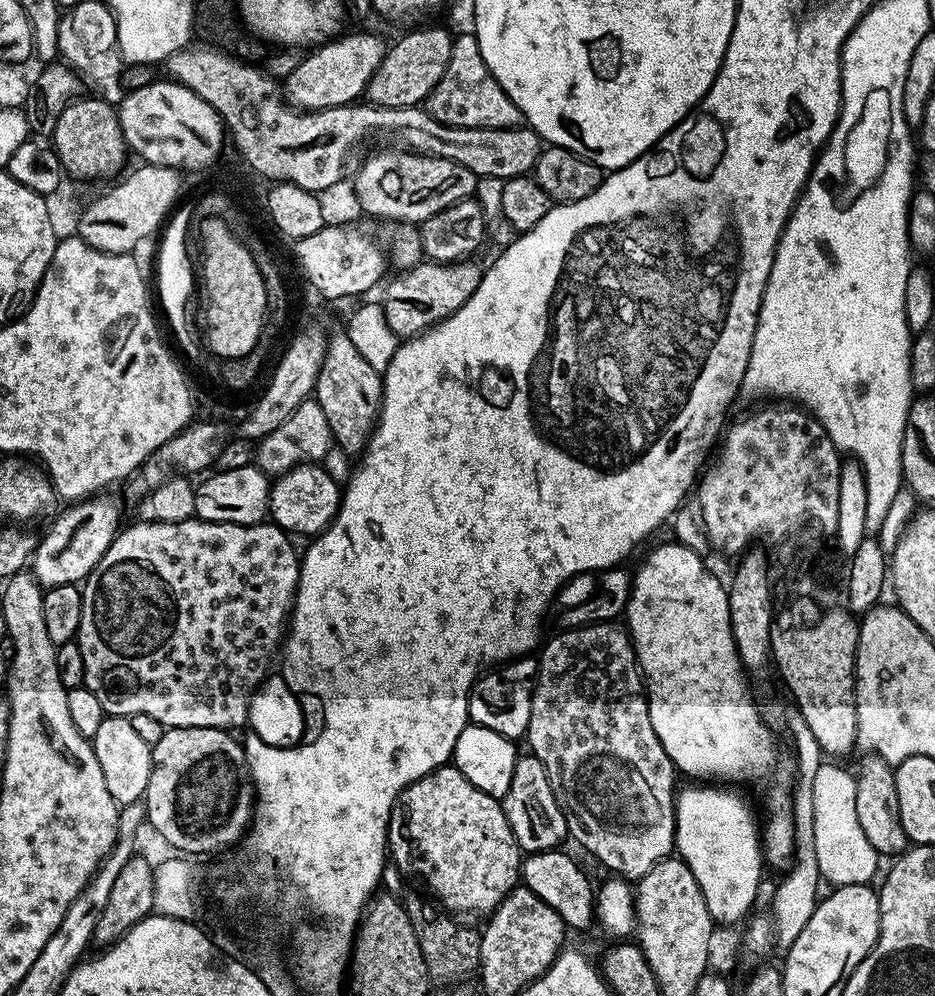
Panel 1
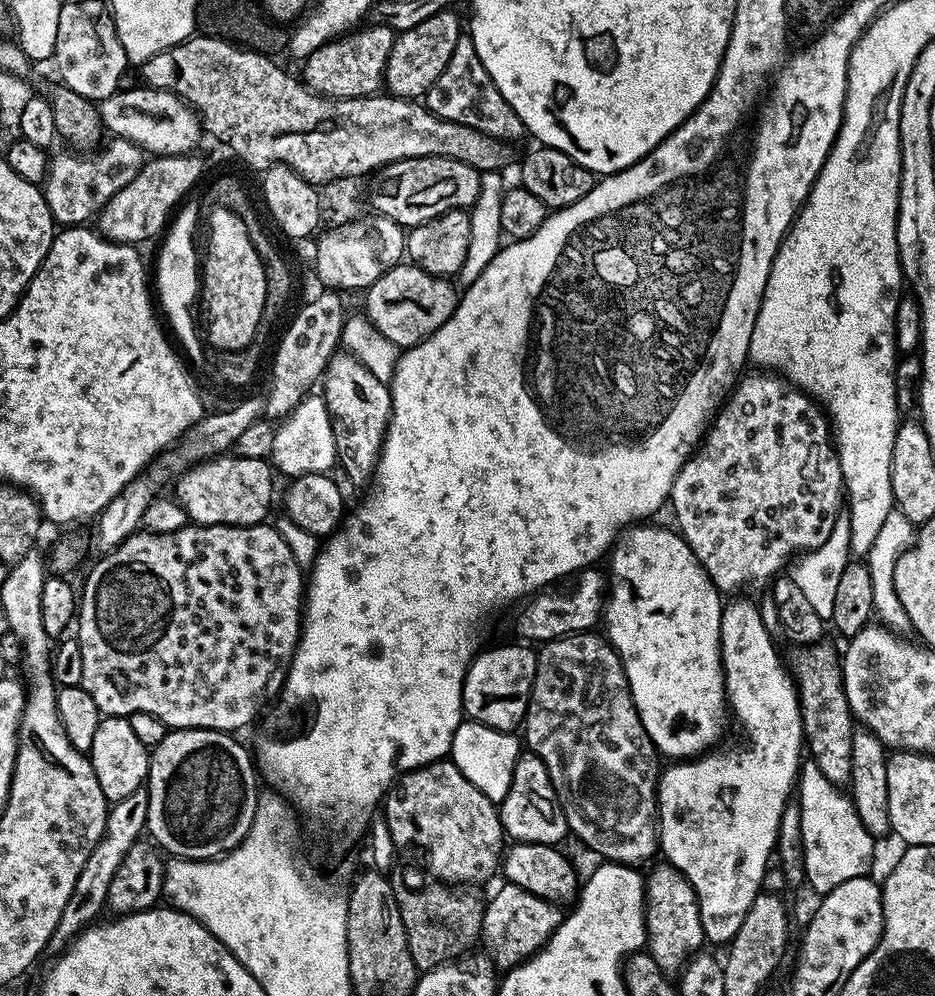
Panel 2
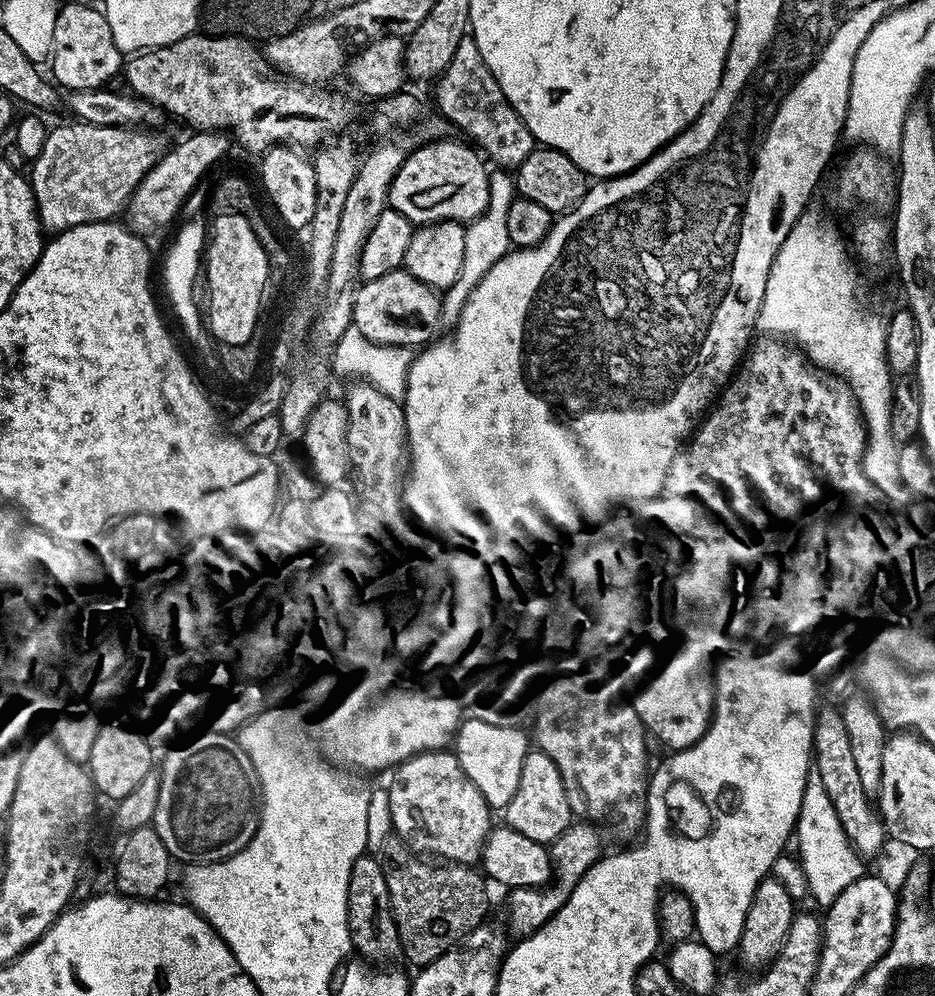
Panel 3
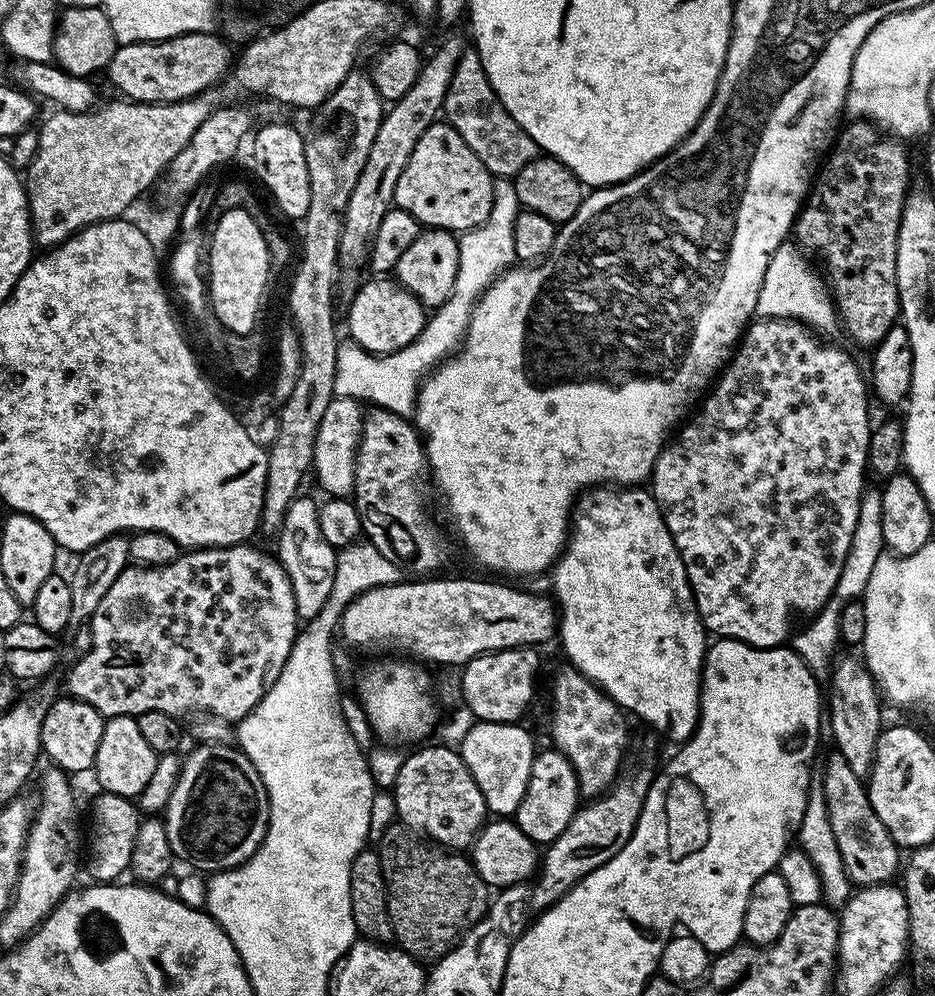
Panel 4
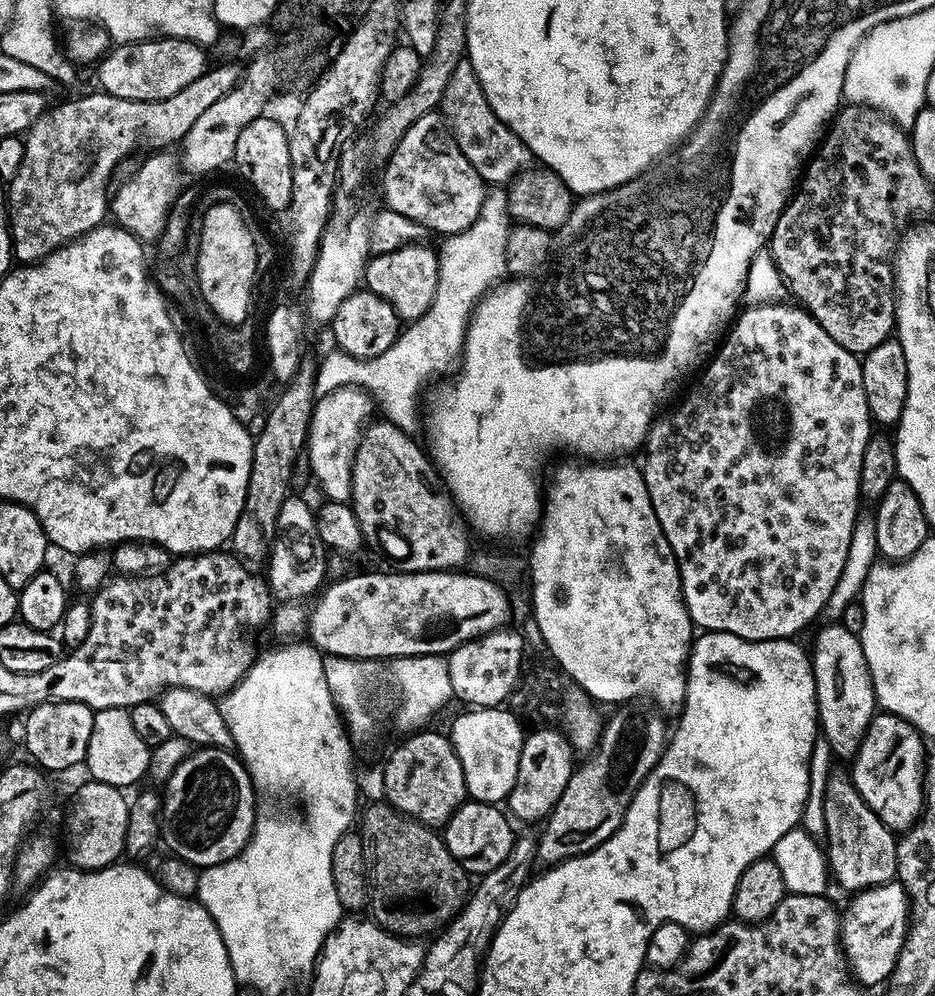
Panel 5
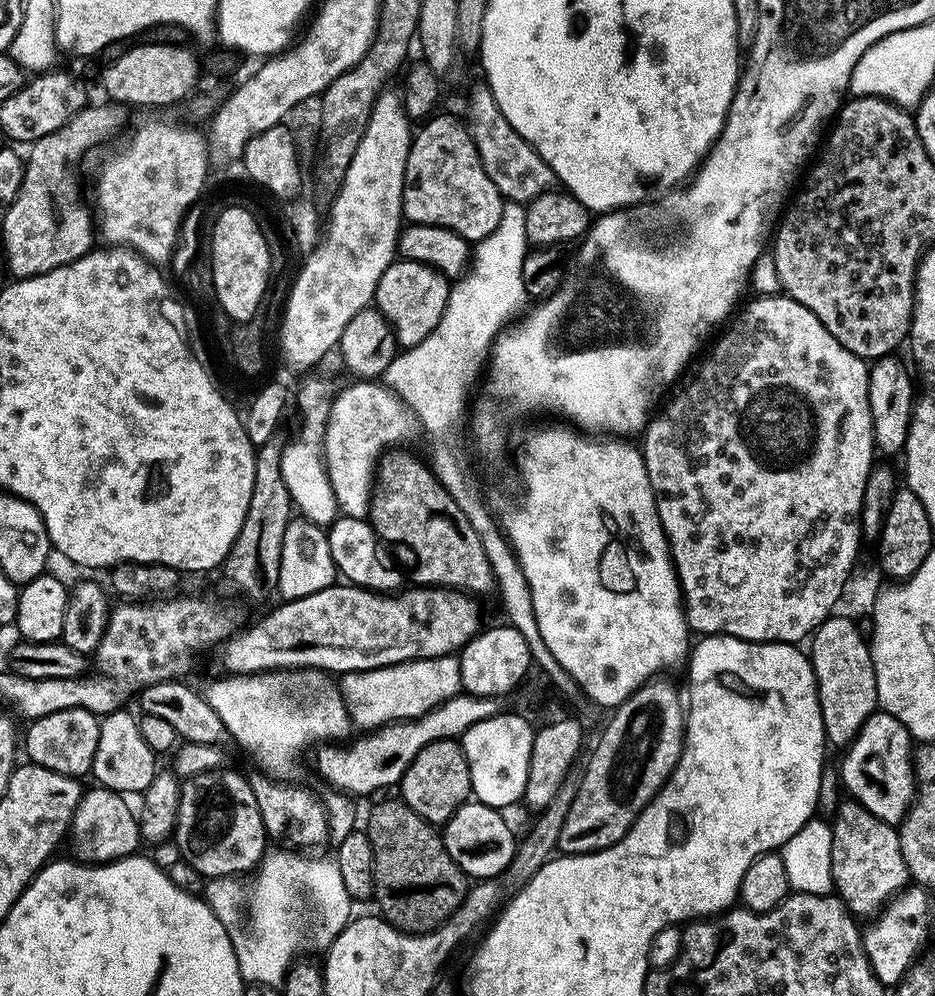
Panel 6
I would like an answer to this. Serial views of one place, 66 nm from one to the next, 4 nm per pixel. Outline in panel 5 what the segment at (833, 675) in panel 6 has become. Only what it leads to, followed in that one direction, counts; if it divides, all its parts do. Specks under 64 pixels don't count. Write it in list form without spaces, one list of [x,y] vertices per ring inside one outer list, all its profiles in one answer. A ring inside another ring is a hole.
[[[828,622],[825,625],[816,636],[816,646],[810,650],[816,683],[818,728],[830,740],[833,757],[851,758],[859,750],[873,716],[877,715],[878,705],[859,635],[851,633],[841,622]]]

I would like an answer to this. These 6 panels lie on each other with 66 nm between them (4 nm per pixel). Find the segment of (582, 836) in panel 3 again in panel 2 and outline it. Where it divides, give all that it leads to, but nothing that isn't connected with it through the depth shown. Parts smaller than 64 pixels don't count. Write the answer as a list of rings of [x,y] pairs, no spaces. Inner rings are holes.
[[[503,883],[492,900],[485,903],[481,928],[482,940],[488,943],[486,952],[491,956],[493,965],[507,970],[536,955],[563,920],[564,912],[559,908],[557,903],[530,894],[520,886]]]

